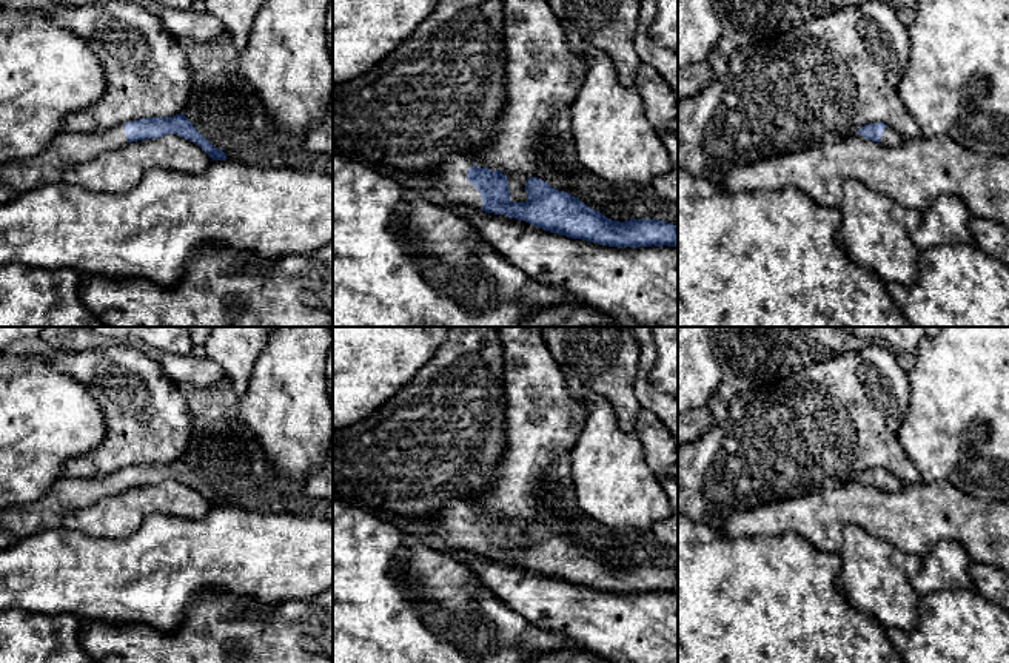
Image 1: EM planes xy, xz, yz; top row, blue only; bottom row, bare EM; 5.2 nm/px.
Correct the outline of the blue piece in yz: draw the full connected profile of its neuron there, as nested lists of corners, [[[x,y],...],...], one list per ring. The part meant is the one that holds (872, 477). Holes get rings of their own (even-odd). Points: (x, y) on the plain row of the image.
[[[883,467],[869,469],[869,470],[861,472],[856,476],[856,481],[861,484],[867,484],[867,486],[883,489],[886,492],[898,492],[904,486],[898,476],[890,475]]]

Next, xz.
[[[333,495],[333,498],[337,498],[339,501],[342,501],[342,503],[345,503],[345,504],[354,504],[354,506],[359,506],[359,507],[362,507],[362,509],[367,509],[367,510],[373,512],[377,518],[380,518],[380,520],[384,520],[384,521],[387,521],[387,523],[391,523],[391,524],[394,524],[396,527],[399,527],[399,529],[402,529],[402,530],[405,530],[405,532],[413,533],[416,538],[419,538],[419,540],[421,540],[422,543],[425,543],[427,546],[430,546],[430,547],[433,547],[433,549],[436,549],[436,550],[441,550],[441,552],[444,552],[444,554],[453,555],[454,552],[471,550],[471,552],[474,552],[474,554],[478,554],[478,555],[482,555],[482,557],[485,557],[485,558],[505,560],[505,561],[515,563],[515,564],[518,564],[518,566],[525,566],[525,567],[528,567],[528,569],[531,569],[531,570],[535,570],[535,572],[539,572],[539,574],[542,574],[542,575],[545,575],[545,577],[550,577],[550,578],[558,578],[558,580],[562,580],[562,581],[567,581],[567,583],[572,583],[572,584],[582,584],[582,586],[587,586],[587,587],[595,587],[595,589],[599,589],[599,591],[608,591],[608,592],[618,592],[618,594],[622,594],[622,592],[639,594],[639,592],[652,592],[652,591],[655,591],[655,592],[662,592],[662,591],[678,592],[678,570],[667,569],[667,567],[659,566],[659,564],[630,564],[630,566],[625,566],[625,567],[612,566],[612,564],[602,561],[598,555],[592,555],[590,552],[587,552],[587,550],[585,550],[584,547],[581,547],[578,543],[575,543],[575,541],[572,541],[572,540],[568,540],[568,538],[555,535],[555,533],[551,533],[547,527],[544,527],[544,526],[541,526],[541,524],[538,524],[538,523],[528,523],[528,524],[525,526],[525,537],[527,537],[527,541],[528,541],[528,544],[527,544],[525,547],[511,547],[511,546],[510,546],[510,535],[508,535],[508,526],[507,526],[507,523],[505,523],[499,515],[491,517],[491,515],[488,515],[488,513],[479,513],[479,512],[476,512],[476,510],[474,510],[468,503],[465,503],[465,501],[459,501],[459,500],[450,500],[450,501],[447,501],[447,503],[444,504],[444,507],[441,509],[441,512],[439,512],[436,517],[433,517],[431,520],[410,520],[410,518],[394,517],[394,515],[385,513],[385,512],[380,512],[380,510],[368,509],[368,507],[365,507],[365,506],[364,506],[362,503],[359,503],[359,501],[344,500],[344,498],[334,496],[334,495]]]

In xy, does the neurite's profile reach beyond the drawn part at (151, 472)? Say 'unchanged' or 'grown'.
grown

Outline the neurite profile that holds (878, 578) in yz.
[[[852,524],[843,533],[840,557],[843,560],[840,589],[856,611],[873,617],[884,629],[913,631],[920,621],[918,603],[926,594],[975,587],[969,574],[974,561],[957,541],[940,541],[924,558],[920,558]]]

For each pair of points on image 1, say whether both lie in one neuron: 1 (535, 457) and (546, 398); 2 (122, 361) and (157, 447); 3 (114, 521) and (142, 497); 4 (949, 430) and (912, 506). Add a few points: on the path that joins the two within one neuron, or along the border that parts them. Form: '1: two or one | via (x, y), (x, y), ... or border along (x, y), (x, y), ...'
1: one | via (535, 443), (541, 429), (541, 412)
2: one | via (131, 383), (147, 407), (147, 418), (154, 426)
3: one | via (120, 515), (136, 503)
4: two | border along (921, 481), (951, 483), (960, 491)

